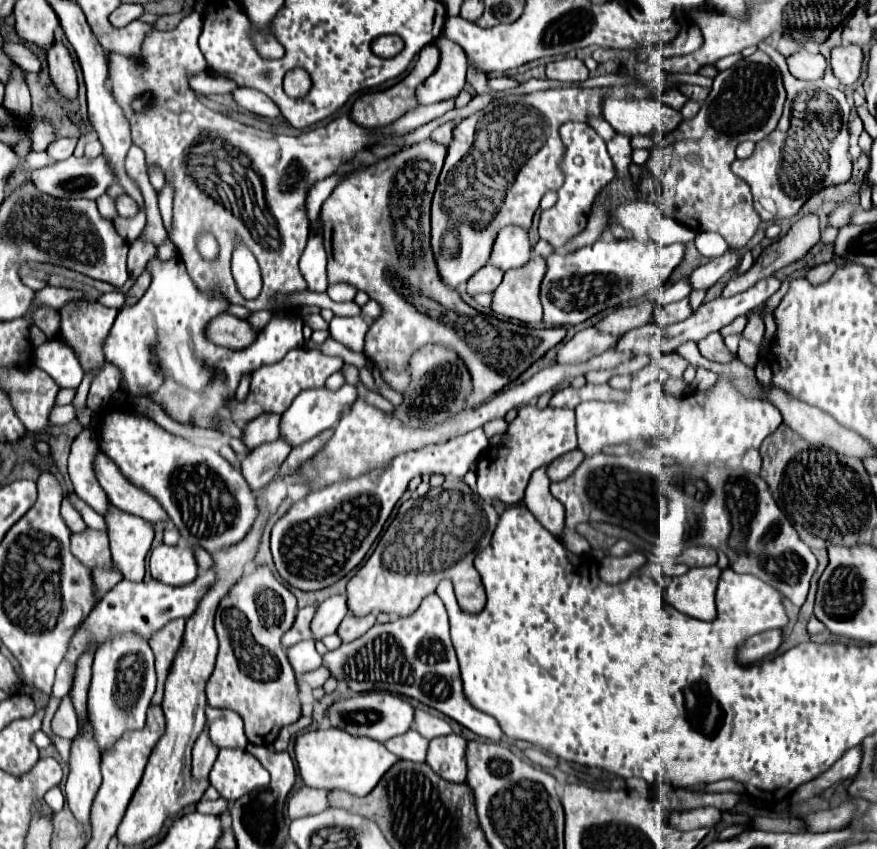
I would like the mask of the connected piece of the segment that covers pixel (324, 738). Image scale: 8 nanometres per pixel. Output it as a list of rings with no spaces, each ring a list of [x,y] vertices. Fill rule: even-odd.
[[[329,727],[319,731],[307,731],[295,739],[295,761],[303,785],[313,789],[343,789],[351,795],[363,797],[379,783],[379,779],[397,761],[383,743],[367,737],[351,737],[347,731]]]

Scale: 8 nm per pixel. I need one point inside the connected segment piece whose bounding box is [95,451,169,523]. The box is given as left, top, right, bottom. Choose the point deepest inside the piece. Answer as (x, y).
(122, 494)

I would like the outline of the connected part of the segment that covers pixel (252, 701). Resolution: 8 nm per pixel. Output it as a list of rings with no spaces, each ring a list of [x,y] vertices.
[[[259,565],[251,575],[241,577],[231,591],[223,597],[219,603],[217,615],[215,615],[215,631],[219,637],[219,653],[217,653],[217,663],[215,671],[207,681],[207,703],[211,707],[221,707],[221,709],[231,709],[237,711],[243,721],[245,721],[245,735],[251,743],[255,745],[271,745],[275,737],[279,735],[281,727],[295,723],[301,717],[299,709],[299,697],[297,697],[297,681],[295,673],[287,661],[285,649],[281,649],[281,635],[293,625],[297,613],[297,599],[295,595],[281,585],[271,569],[267,565]]]

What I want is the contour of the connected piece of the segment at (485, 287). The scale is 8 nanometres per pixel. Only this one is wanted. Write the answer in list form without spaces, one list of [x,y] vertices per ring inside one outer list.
[[[485,265],[483,269],[479,269],[469,281],[467,281],[467,293],[469,295],[477,295],[477,293],[493,293],[497,289],[497,285],[501,283],[503,273],[501,269],[493,267],[493,265]]]

